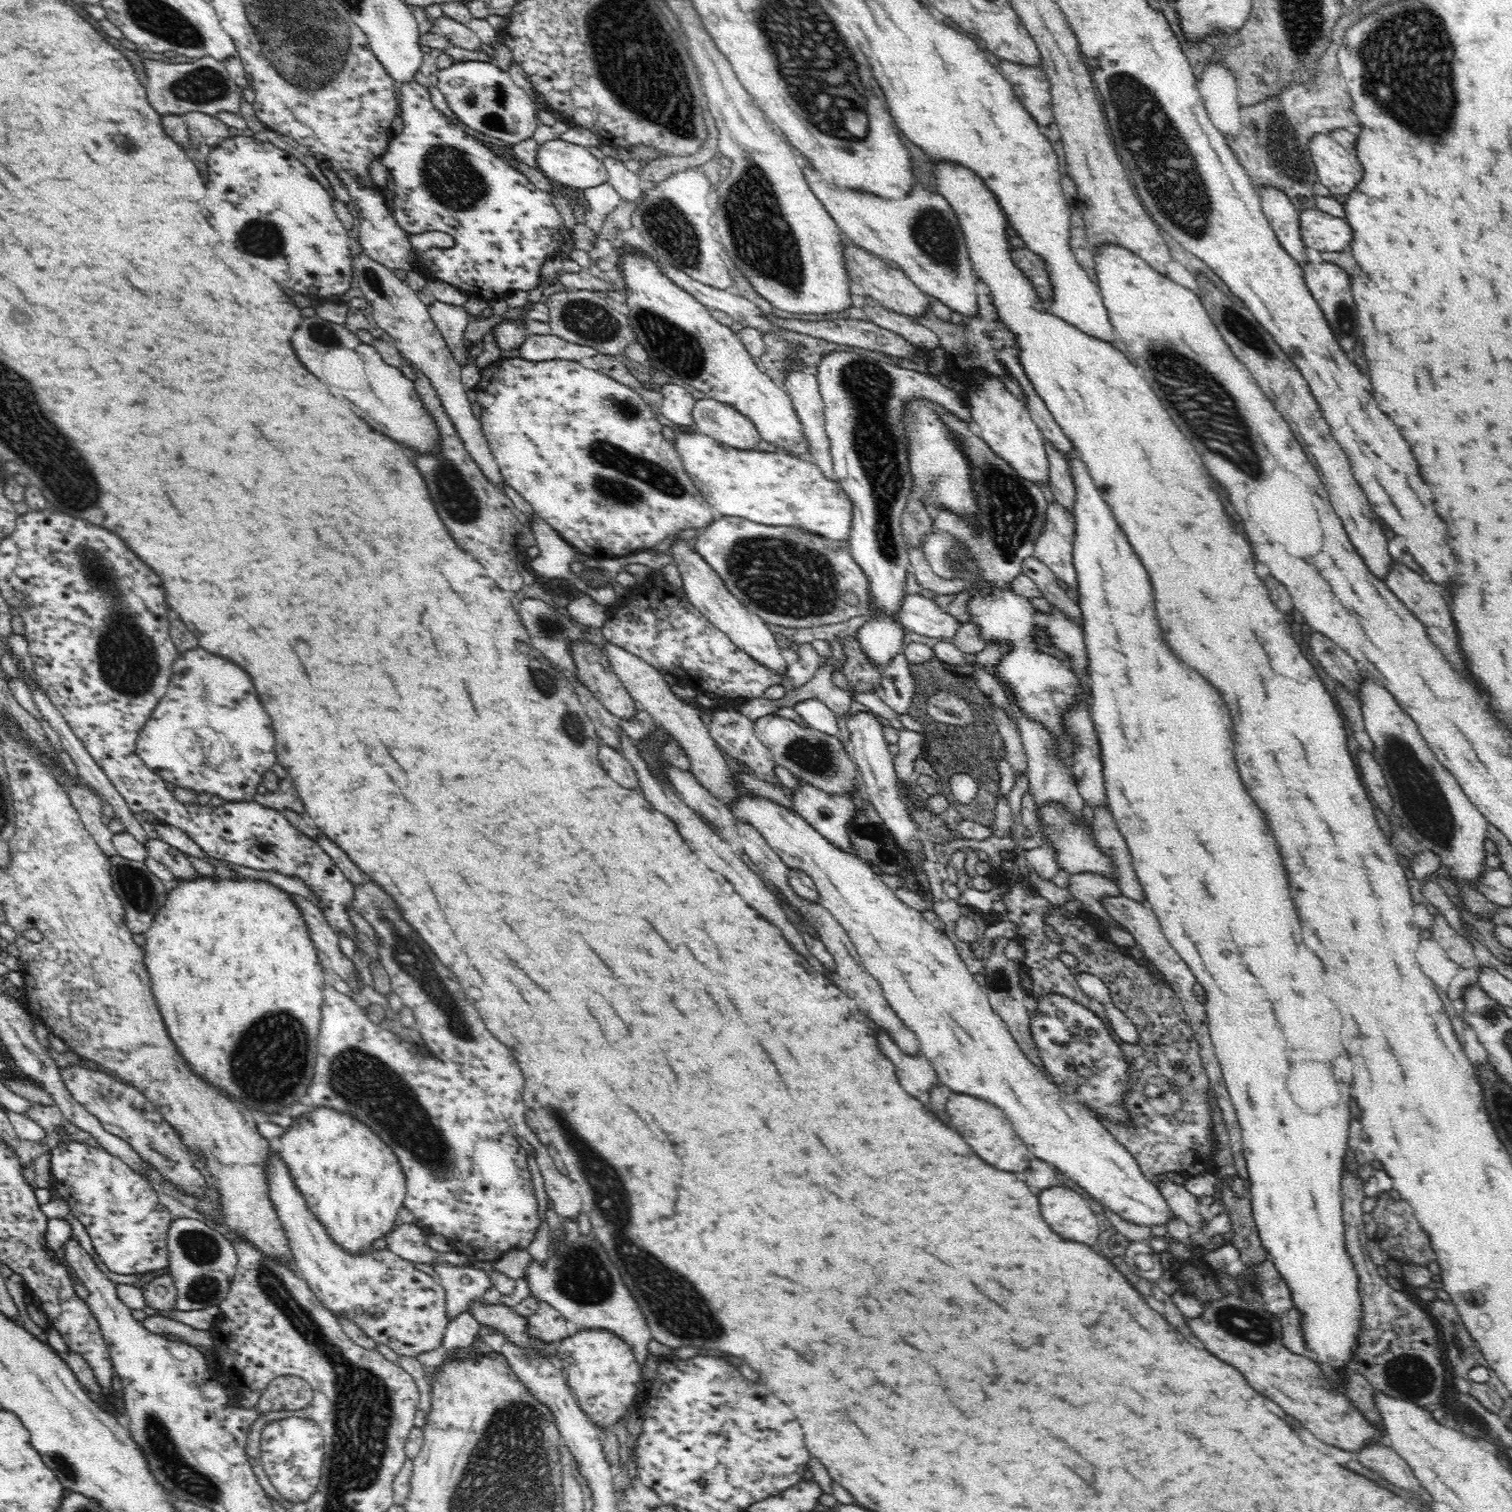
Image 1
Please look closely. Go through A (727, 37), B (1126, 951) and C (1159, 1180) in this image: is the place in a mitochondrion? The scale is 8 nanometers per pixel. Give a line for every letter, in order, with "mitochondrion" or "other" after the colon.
A: other
B: other
C: other

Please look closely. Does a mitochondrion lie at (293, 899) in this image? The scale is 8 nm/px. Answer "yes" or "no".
no

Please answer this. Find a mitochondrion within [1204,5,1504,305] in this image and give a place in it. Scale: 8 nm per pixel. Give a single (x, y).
(1406, 60)

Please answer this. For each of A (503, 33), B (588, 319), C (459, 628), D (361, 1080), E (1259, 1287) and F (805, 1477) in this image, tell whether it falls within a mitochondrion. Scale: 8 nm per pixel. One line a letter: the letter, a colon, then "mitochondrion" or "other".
A: other
B: mitochondrion
C: other
D: mitochondrion
E: mitochondrion
F: other

